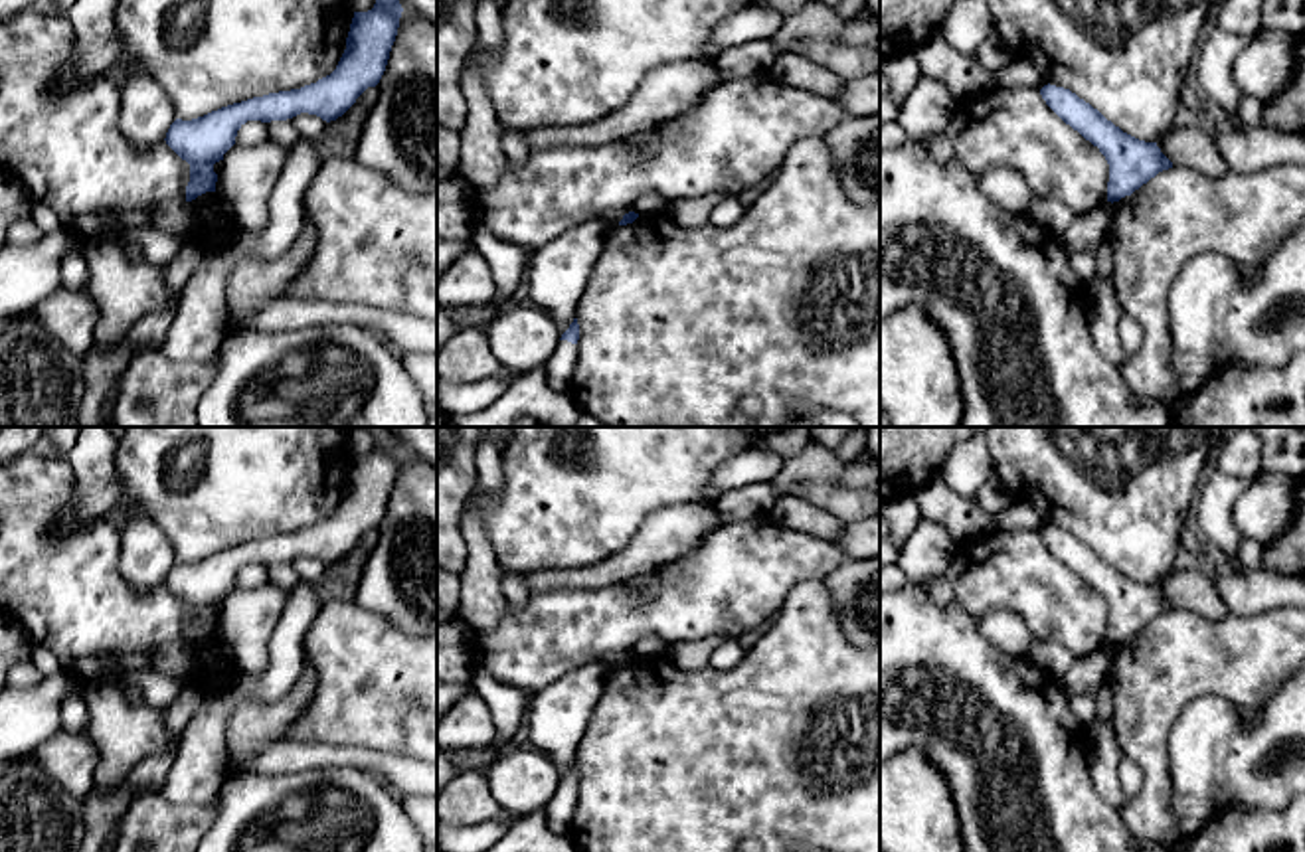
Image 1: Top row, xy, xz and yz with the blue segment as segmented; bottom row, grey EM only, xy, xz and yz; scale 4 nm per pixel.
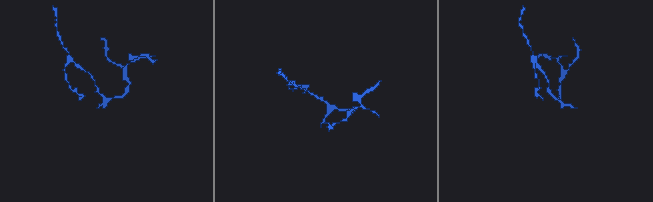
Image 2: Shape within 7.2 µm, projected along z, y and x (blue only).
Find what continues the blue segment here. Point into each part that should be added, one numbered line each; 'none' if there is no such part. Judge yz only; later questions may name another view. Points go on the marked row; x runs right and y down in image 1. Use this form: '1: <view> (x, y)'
none

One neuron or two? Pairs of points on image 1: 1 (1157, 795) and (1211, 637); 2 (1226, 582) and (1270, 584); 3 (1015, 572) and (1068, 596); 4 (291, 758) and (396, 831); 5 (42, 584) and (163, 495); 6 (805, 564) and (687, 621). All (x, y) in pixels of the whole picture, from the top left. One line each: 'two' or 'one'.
1: one
2: one
3: one
4: two
5: two
6: one

